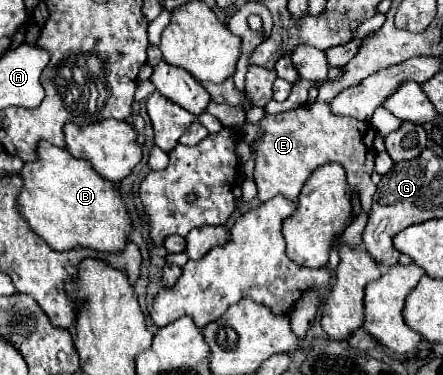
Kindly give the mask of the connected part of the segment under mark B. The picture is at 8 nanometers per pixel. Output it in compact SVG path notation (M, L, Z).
M45 140L39 142L35 154L37 160L25 162L19 172L23 188L17 198L17 208L29 228L51 250L87 246L101 252L121 252L125 248L131 222L127 218L119 186L103 180L85 160L73 158L63 148Z

